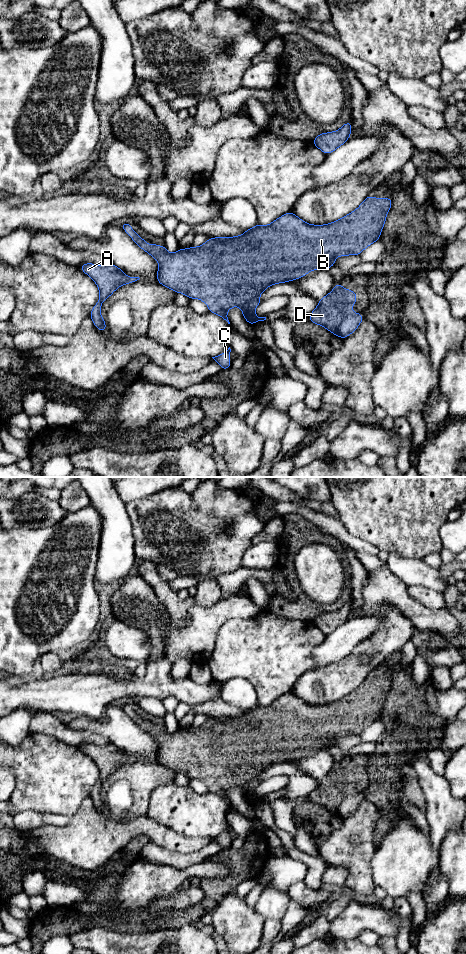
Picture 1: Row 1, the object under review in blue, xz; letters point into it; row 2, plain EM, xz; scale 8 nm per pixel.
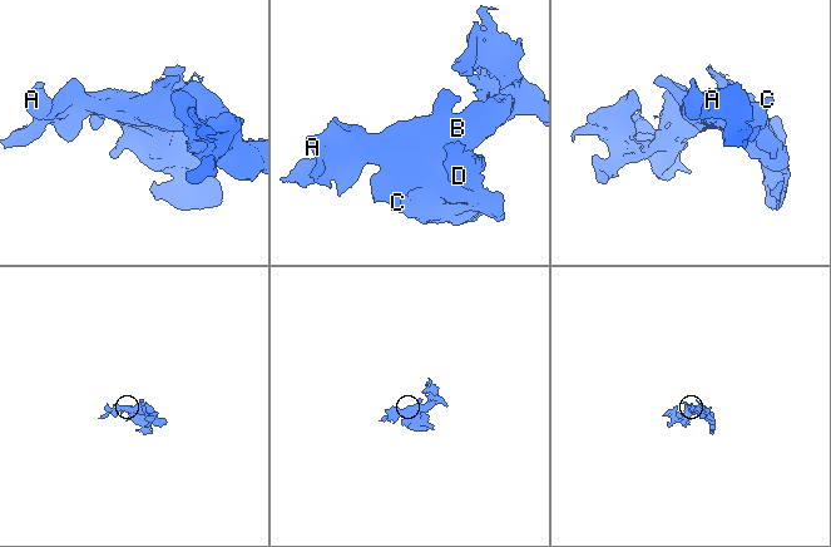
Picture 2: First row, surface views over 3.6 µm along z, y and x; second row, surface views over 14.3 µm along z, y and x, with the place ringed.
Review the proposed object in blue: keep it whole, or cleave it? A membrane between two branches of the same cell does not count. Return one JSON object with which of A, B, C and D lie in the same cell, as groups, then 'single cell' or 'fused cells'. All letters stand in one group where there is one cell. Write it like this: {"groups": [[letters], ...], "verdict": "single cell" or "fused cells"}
{"groups": [["A", "B", "C"], ["D"]], "verdict": "fused cells"}

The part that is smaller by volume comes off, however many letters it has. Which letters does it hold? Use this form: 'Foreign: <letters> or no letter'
Foreign: D

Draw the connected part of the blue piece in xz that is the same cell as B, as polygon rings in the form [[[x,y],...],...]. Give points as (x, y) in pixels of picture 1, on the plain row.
[[[369,674],[361,685],[353,692],[341,699],[325,705],[312,705],[305,703],[292,691],[279,697],[271,704],[255,705],[247,709],[243,715],[235,717],[209,718],[199,727],[179,729],[170,734],[165,726],[157,724],[148,725],[130,706],[129,702],[121,703],[123,710],[144,731],[153,736],[159,743],[157,761],[175,771],[183,773],[190,779],[200,779],[205,782],[209,792],[214,793],[230,804],[227,791],[235,786],[242,790],[245,800],[253,805],[266,800],[266,797],[257,797],[254,789],[262,782],[259,775],[273,764],[290,762],[302,758],[311,750],[326,749],[335,746],[336,736],[358,736],[365,728],[380,719],[381,711],[386,701],[386,695],[391,689],[391,678],[372,678]]]

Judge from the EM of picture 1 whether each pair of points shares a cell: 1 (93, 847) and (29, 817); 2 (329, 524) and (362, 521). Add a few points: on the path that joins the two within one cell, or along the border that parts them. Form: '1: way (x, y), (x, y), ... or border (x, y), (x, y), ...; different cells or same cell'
1: border (45, 825), (21, 831); different cells
2: border (338, 518), (352, 535), (360, 538); different cells

